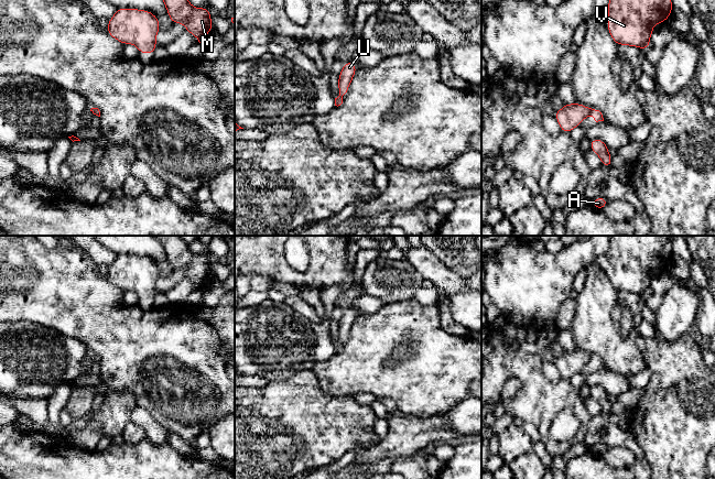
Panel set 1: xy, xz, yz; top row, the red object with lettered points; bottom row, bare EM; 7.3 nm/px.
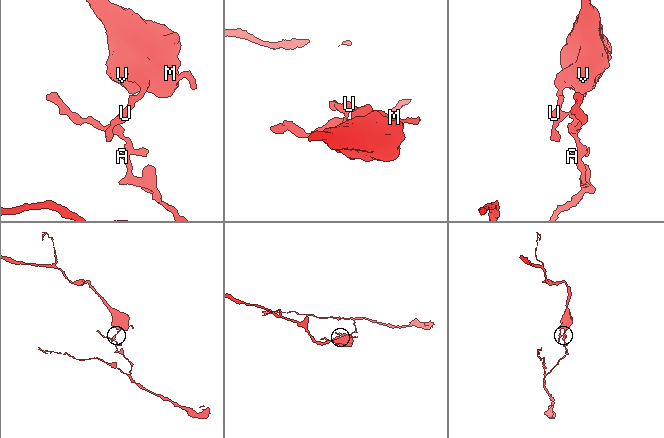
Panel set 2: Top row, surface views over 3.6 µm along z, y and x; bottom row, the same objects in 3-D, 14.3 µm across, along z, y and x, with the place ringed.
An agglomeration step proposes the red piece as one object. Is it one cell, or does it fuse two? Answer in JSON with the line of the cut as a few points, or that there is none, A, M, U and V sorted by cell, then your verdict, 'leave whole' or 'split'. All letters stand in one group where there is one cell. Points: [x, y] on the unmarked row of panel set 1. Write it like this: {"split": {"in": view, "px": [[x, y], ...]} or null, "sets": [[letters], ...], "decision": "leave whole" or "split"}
{"split": {"in": "yz", "px": [[588, 355], [591, 359]]}, "sets": [["A"], ["M", "U", "V"]], "decision": "split"}

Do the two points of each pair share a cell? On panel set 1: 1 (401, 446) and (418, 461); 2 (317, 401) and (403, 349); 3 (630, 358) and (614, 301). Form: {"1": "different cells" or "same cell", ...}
{"1": "different cells", "2": "different cells", "3": "same cell"}

